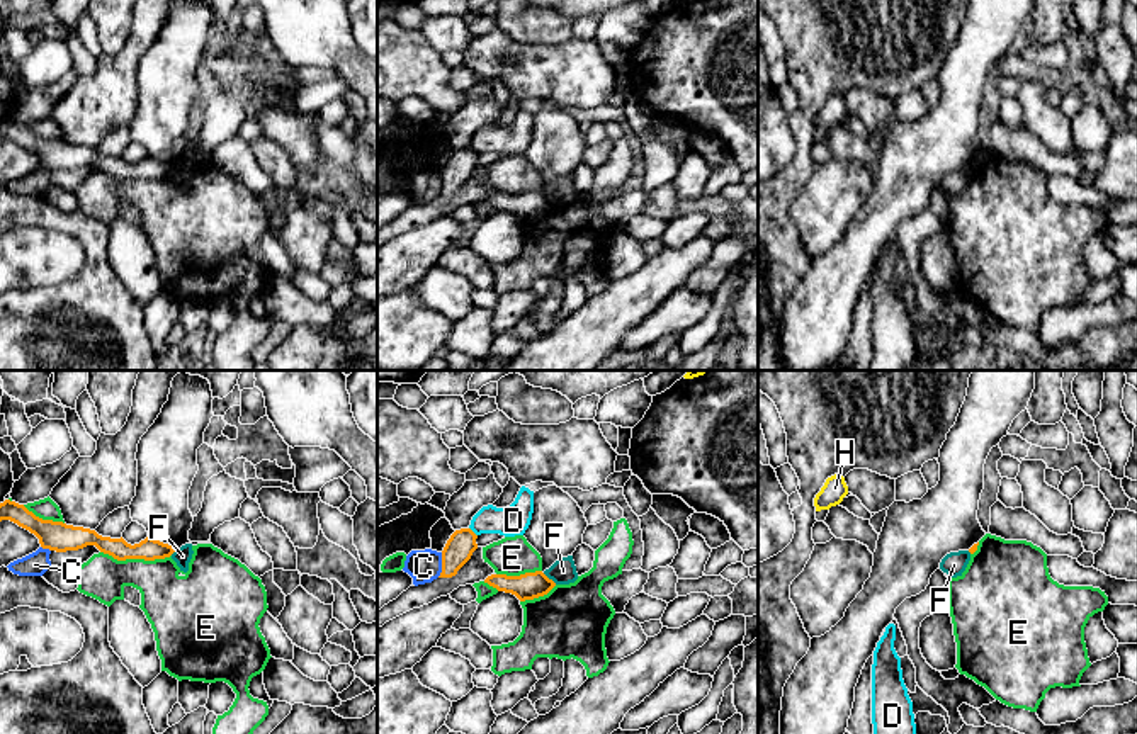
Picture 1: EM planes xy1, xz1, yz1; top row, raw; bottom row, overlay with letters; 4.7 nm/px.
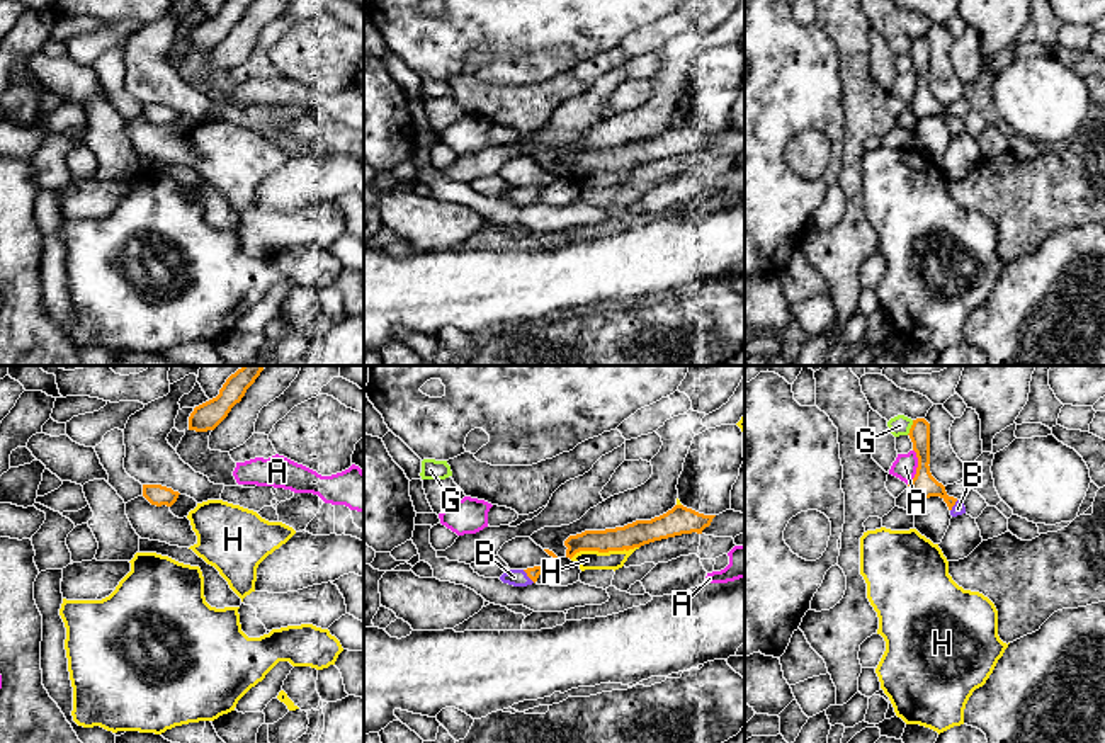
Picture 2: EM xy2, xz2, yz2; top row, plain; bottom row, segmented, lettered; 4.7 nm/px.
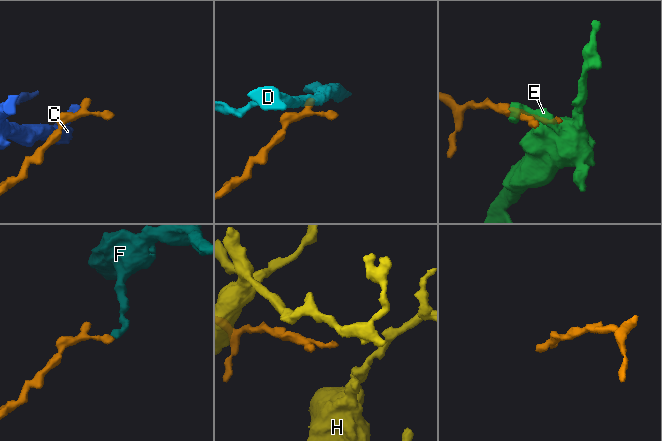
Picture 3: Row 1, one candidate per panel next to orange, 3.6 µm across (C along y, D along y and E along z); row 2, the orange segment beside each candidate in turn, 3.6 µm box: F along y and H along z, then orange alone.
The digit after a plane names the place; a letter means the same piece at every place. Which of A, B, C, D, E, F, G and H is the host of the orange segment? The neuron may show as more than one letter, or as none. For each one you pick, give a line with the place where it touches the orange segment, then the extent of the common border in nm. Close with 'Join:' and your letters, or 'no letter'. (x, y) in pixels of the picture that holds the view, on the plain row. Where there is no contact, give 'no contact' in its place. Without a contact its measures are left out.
B: xz2 (529, 196) | 90 nm
Join: B

